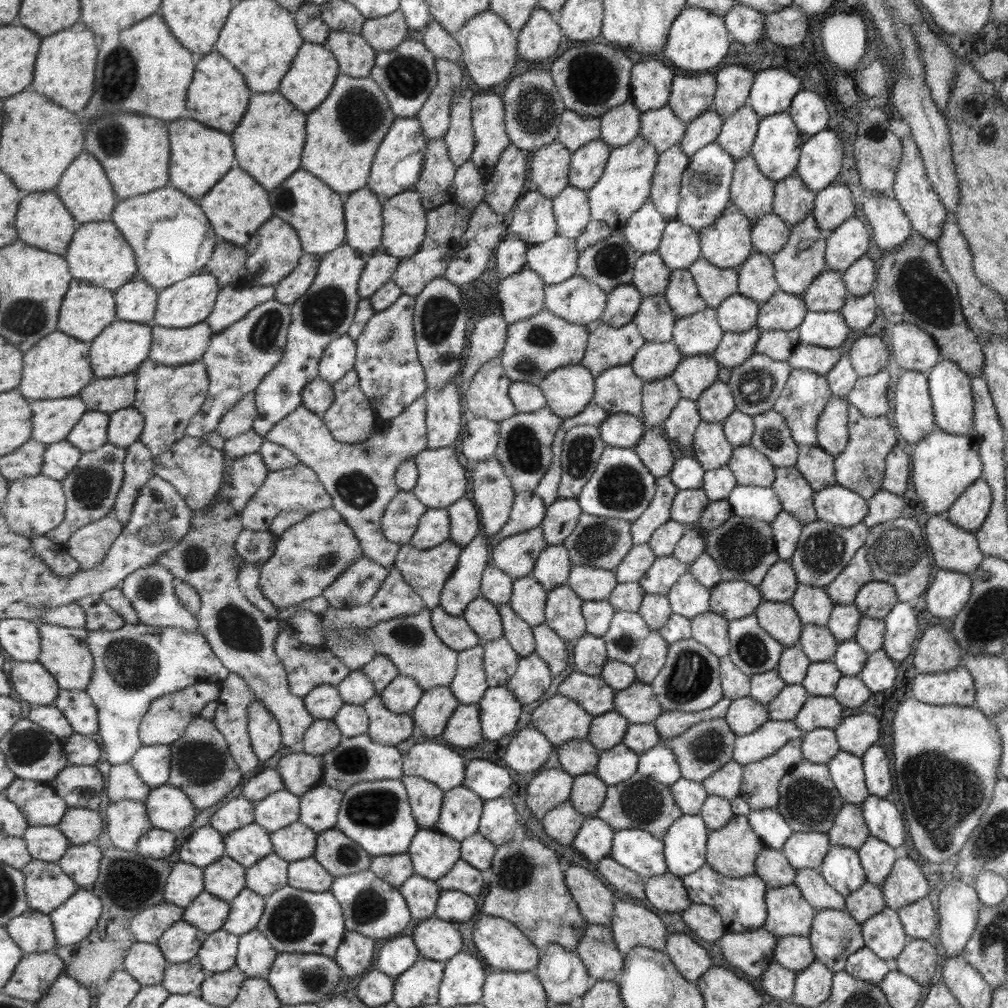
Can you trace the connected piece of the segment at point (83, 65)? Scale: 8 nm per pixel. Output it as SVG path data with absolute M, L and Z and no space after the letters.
M81 20L71 26L71 29L45 37L38 54L38 62L35 64L32 82L34 91L48 96L59 106L82 113L91 96L95 94L97 56L99 56L97 37Z

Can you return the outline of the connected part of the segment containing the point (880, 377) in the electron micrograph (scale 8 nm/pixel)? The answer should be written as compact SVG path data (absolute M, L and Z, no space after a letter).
M881 369L871 376L857 377L853 388L846 394L844 399L863 416L886 415L888 406L885 392L889 379L885 369Z

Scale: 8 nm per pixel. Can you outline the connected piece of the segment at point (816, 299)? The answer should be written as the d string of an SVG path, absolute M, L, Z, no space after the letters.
M821 271L799 298L807 311L835 312L843 306L846 295L840 272Z

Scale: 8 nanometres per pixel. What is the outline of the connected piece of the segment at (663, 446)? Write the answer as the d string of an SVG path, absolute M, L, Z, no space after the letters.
M653 430L645 432L634 449L657 478L669 475L674 469L676 460L671 450L671 441Z

